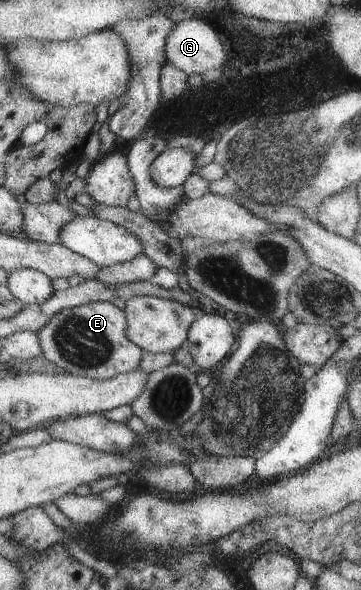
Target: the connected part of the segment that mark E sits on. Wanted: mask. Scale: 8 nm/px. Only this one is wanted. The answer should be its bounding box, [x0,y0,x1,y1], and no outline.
[37,301,144,379]

